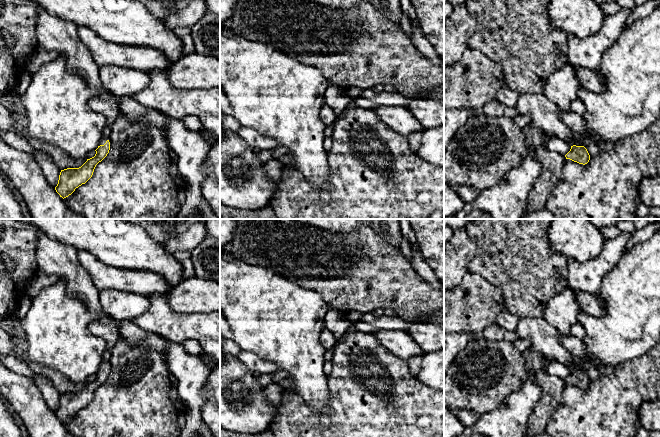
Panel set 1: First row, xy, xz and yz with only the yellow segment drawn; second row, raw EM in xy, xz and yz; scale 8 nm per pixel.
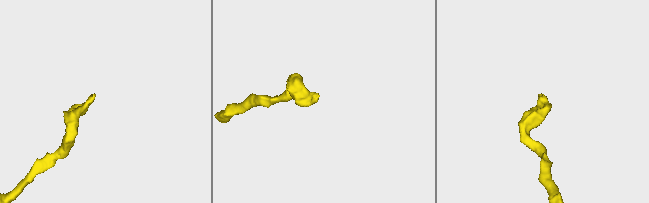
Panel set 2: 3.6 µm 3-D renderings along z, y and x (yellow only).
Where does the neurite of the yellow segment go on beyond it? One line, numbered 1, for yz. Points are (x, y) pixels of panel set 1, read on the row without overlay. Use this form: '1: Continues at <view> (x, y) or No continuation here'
1: Continues at yz (542, 336)

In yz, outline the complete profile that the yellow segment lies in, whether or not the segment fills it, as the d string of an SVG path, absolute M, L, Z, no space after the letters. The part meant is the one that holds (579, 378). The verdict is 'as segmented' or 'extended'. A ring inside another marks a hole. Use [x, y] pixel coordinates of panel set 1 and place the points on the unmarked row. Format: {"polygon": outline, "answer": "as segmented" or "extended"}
{"polygon": "M544 317L520 318L515 333L518 338L529 341L542 354L568 366L571 373L565 379L566 383L583 389L589 386L590 379L587 373L573 367L571 355L559 341L559 332Z", "answer": "extended"}

